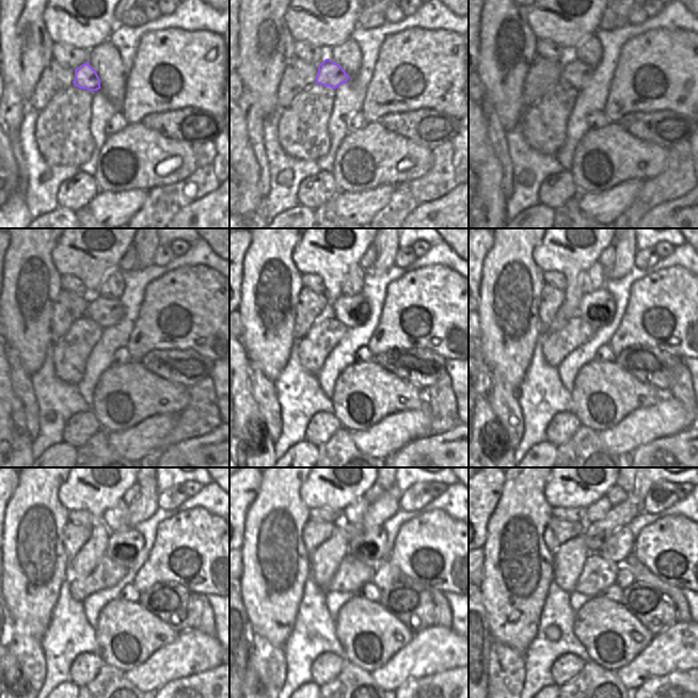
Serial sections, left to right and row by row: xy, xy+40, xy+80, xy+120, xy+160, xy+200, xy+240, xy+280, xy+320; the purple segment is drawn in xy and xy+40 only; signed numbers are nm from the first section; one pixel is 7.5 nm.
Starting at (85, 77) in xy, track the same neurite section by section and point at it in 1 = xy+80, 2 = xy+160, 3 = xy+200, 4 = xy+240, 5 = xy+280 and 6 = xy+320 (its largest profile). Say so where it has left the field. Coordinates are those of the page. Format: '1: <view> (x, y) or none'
1: xy+80 (573, 72)
2: xy+160 (352, 311)
3: xy+200 (598, 308)
4: xy+240 (124, 545)
5: xy+280 (369, 546)
6: xy+320 (620, 544)

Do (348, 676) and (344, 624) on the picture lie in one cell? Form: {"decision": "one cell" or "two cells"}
{"decision": "two cells"}

